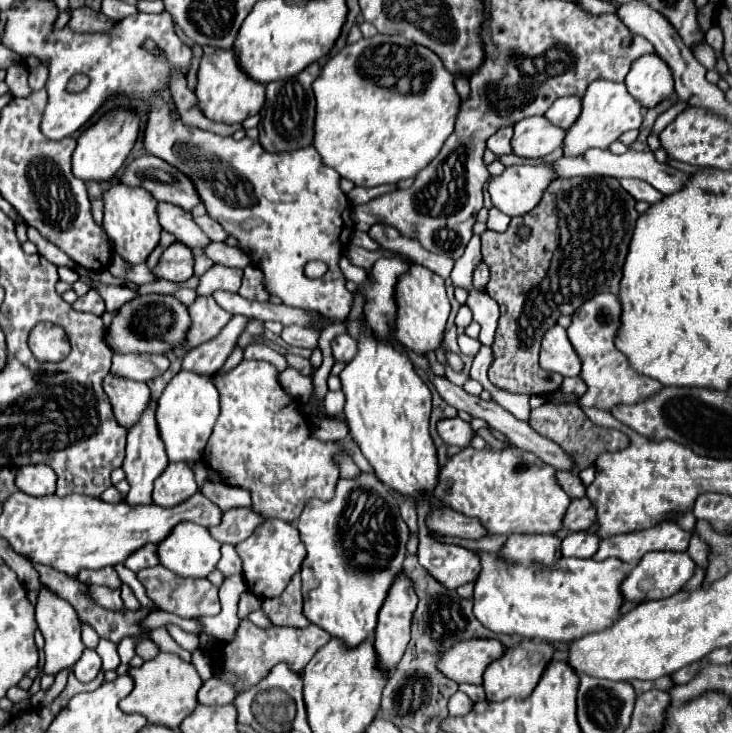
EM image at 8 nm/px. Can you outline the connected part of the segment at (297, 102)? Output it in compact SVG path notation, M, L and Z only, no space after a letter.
M311 63L299 75L291 79L271 81L267 83L267 99L261 109L261 125L259 125L259 143L269 153L295 151L313 145L315 137L315 95L313 81L321 75L321 65Z

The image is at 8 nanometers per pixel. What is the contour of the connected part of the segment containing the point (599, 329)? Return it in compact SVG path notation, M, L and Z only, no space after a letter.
M599 293L585 301L575 313L573 323L567 329L569 341L581 359L581 375L587 383L587 393L579 397L579 407L613 409L615 405L633 405L653 397L663 385L651 377L639 375L631 369L627 357L617 351L615 337L621 327L621 303L613 293Z

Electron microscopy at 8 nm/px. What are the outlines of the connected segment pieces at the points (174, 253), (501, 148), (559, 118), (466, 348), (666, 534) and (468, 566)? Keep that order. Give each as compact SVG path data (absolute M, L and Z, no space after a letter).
M175 241L163 251L153 271L157 277L167 281L187 281L193 275L193 263L195 259L191 249L185 243Z
M503 127L487 139L487 149L493 151L497 157L511 153L511 145L509 145L511 137L513 137L513 127Z
M561 97L547 109L545 117L553 125L567 129L579 117L579 111L581 111L581 99L579 97Z
M459 335L459 349L463 355L469 355L469 357L475 357L479 353L479 347L481 343L477 339L469 339L467 335Z
M665 521L659 523L659 527L603 539L593 559L603 561L609 557L617 557L623 563L635 567L639 559L649 551L687 551L689 537L691 535L683 531L677 523Z
M419 495L417 497L417 514L418 514L418 531L419 531L419 565L433 577L437 579L445 589L457 589L469 581L475 581L479 571L481 571L481 563L475 551L469 551L465 547L459 545L447 545L441 541L435 541L433 537L429 537L429 531L426 527L425 518L430 509L430 501L428 495Z

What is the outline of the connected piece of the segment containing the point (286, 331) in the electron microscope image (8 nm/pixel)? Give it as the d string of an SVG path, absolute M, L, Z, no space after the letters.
M283 327L281 339L289 345L297 345L297 347L309 347L315 349L317 341L319 341L319 329L315 327Z

